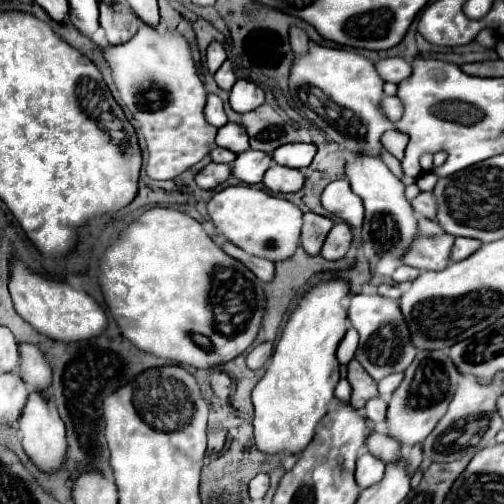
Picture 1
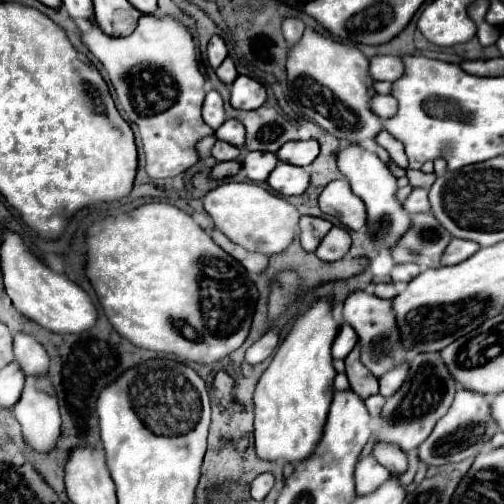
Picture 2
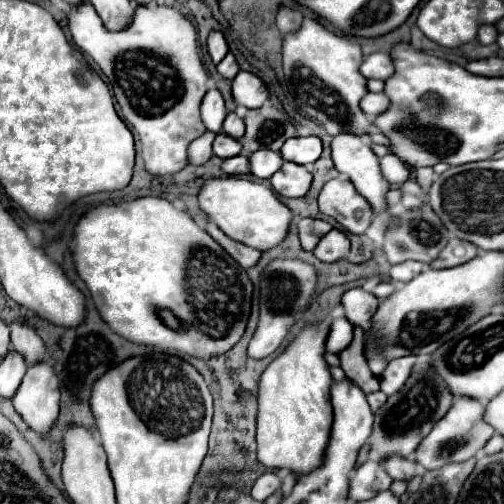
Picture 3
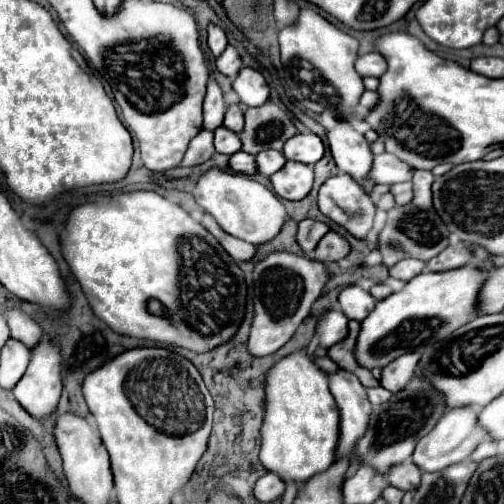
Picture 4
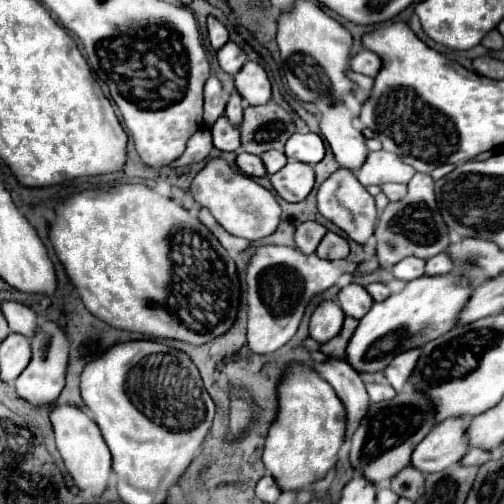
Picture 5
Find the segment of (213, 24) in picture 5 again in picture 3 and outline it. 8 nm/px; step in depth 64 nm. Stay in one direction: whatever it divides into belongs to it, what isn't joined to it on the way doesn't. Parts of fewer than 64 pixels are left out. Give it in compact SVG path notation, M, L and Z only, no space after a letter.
M210 32L208 36L208 52L210 52L210 58L214 64L222 62L222 58L228 54L228 44L222 36L222 32Z

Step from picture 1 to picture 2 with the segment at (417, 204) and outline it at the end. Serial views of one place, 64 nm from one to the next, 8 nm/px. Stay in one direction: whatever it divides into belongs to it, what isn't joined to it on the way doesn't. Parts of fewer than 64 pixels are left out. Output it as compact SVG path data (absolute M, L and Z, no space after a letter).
M414 188L414 192L408 196L408 200L404 202L404 208L410 214L416 212L430 212L430 202L428 202L428 190L426 188Z

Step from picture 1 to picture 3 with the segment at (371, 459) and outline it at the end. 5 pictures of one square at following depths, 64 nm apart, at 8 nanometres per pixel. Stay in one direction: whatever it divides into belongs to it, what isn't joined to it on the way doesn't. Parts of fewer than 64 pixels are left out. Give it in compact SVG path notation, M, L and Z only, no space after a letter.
M368 460L356 468L350 480L350 500L354 502L368 500L378 492L390 488L390 484L392 484L392 478L388 476L388 472L384 472L382 464Z

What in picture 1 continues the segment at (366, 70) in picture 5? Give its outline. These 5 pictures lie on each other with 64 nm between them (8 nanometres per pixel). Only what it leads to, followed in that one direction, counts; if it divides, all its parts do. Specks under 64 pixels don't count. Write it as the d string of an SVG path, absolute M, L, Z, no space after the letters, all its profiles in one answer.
M388 58L388 60L380 60L376 64L376 70L386 82L400 84L402 80L406 80L412 74L412 64L404 58Z

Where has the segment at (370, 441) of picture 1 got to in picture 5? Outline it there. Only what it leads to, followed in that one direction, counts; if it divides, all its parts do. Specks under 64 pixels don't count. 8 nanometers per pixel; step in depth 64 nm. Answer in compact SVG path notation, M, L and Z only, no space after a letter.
M412 466L404 468L404 472L398 472L390 480L390 488L398 496L406 496L410 500L418 500L420 494L424 492L424 474Z

